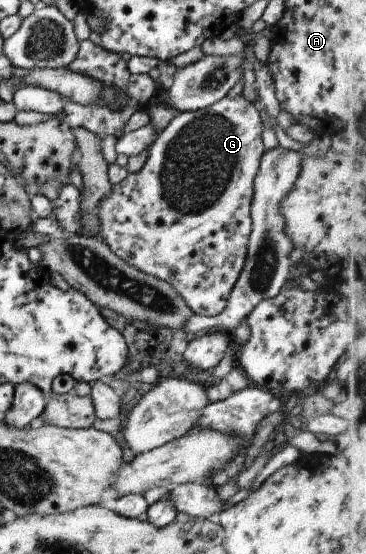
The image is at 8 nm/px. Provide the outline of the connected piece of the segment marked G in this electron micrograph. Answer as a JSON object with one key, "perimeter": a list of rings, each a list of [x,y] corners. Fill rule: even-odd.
{"perimeter":[[[241,94],[233,98],[223,96],[219,101],[209,107],[194,112],[179,112],[171,118],[171,121],[164,127],[157,139],[148,147],[147,157],[139,171],[127,174],[119,183],[113,184],[107,195],[98,199],[96,207],[97,225],[92,233],[117,256],[144,274],[156,277],[168,283],[187,303],[193,314],[200,316],[214,316],[223,311],[227,305],[231,288],[242,270],[246,245],[250,232],[250,201],[252,198],[253,178],[258,170],[258,161],[261,152],[264,150],[261,137],[262,124],[257,108],[253,102],[248,101]]]}

